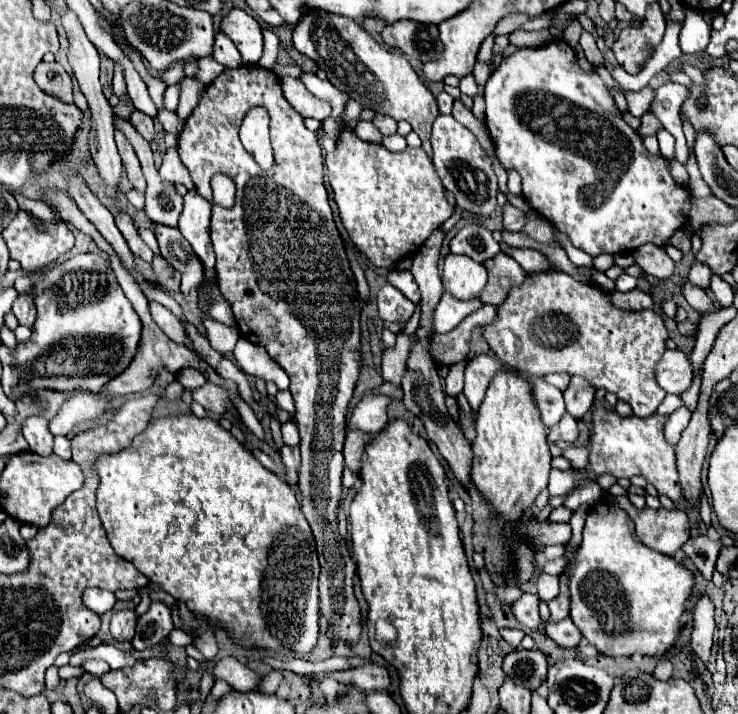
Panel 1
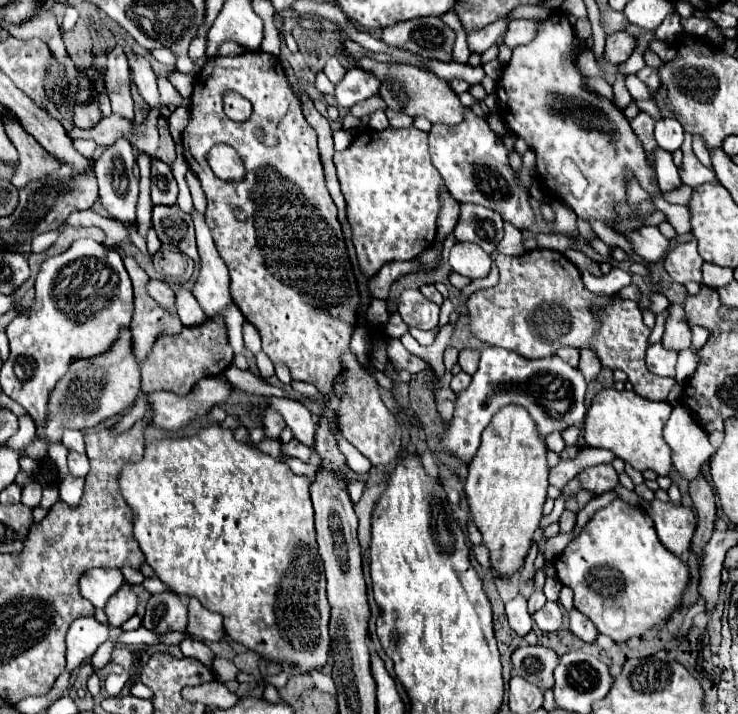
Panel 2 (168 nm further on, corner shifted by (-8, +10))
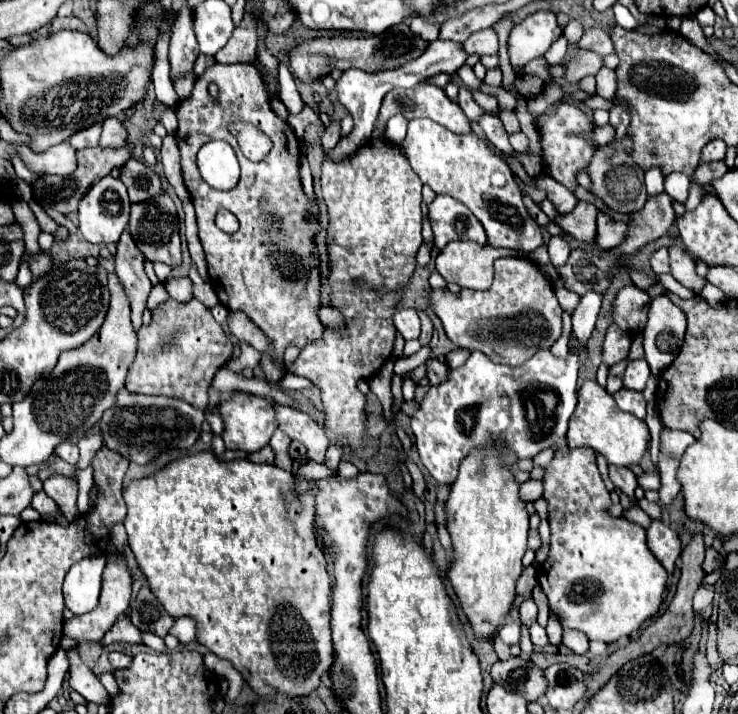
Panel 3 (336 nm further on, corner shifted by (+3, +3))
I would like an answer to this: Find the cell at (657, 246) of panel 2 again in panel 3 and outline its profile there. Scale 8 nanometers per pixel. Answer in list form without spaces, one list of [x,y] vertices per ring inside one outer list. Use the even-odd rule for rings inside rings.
[[[598,212],[598,232],[596,232],[596,242],[602,250],[614,250],[626,240],[626,224],[612,220],[608,214]]]

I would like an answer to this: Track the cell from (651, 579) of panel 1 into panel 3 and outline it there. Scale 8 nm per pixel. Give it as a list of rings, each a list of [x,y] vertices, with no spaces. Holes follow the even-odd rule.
[[[556,448],[554,460],[548,464],[548,472],[544,476],[544,498],[548,500],[548,522],[552,538],[550,554],[538,570],[538,584],[550,600],[550,610],[560,616],[564,628],[580,630],[590,640],[612,644],[620,636],[630,636],[638,632],[644,620],[658,614],[666,592],[668,572],[664,572],[660,562],[648,550],[644,538],[646,532],[642,526],[606,514],[610,506],[610,492],[606,490],[598,472],[596,452],[592,452],[592,448]]]

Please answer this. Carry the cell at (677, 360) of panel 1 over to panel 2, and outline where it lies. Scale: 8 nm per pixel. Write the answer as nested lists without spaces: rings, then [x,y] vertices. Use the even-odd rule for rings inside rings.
[[[655,343],[647,349],[645,355],[647,369],[659,377],[675,377],[675,363],[677,363],[677,353],[667,351],[661,343]]]

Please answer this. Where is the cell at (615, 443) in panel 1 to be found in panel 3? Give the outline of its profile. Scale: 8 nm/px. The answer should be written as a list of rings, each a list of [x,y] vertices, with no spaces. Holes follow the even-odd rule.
[[[584,382],[580,386],[578,408],[572,414],[566,436],[568,436],[568,446],[588,446],[598,454],[602,454],[608,460],[608,464],[620,464],[626,468],[642,462],[642,456],[646,454],[650,442],[650,430],[646,422],[630,412],[622,412],[616,406],[614,398],[598,382]]]

